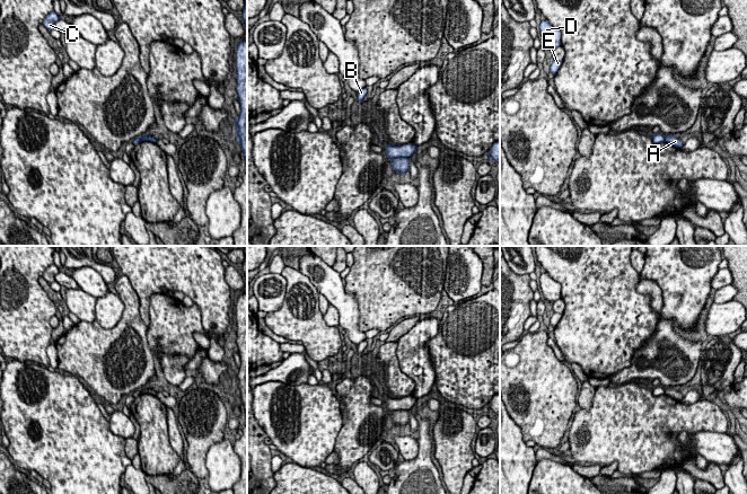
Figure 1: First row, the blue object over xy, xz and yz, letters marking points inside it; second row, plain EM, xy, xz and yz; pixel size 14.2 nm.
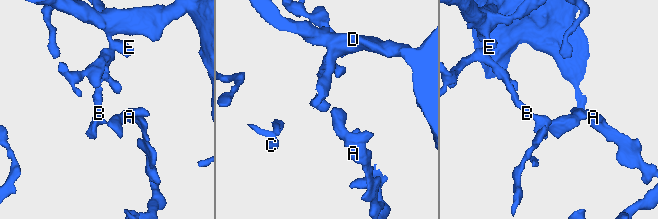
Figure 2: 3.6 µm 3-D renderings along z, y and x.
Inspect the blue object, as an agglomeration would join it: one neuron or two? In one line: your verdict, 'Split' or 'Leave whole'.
Split

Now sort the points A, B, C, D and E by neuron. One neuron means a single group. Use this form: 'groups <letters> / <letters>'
groups A / B C D E

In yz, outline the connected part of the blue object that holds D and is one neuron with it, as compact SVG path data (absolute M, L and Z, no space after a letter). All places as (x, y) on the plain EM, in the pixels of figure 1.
M547 272L541 274L539 282L546 300L554 302L561 298L561 284L553 280Z

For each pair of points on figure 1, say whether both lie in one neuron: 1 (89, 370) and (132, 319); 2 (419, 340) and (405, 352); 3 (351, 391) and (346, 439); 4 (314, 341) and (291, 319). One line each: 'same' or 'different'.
1: same
2: same
3: same
4: same

